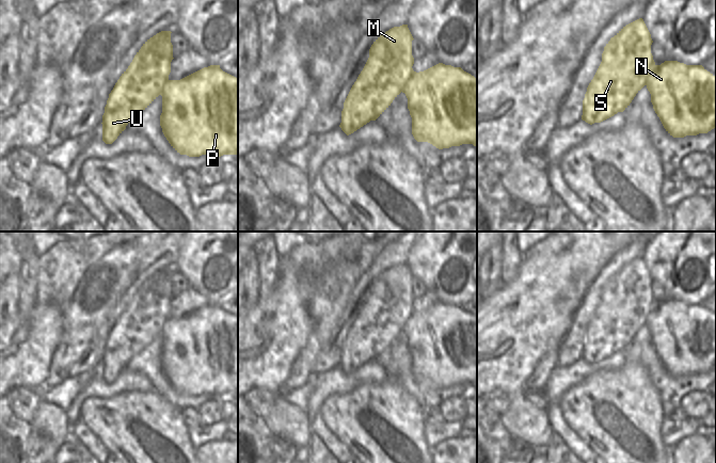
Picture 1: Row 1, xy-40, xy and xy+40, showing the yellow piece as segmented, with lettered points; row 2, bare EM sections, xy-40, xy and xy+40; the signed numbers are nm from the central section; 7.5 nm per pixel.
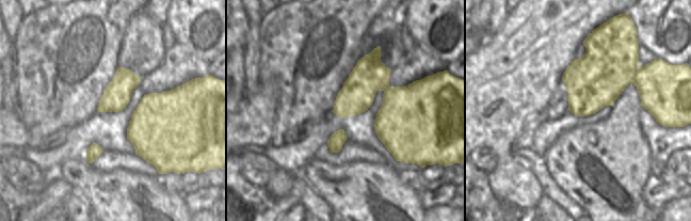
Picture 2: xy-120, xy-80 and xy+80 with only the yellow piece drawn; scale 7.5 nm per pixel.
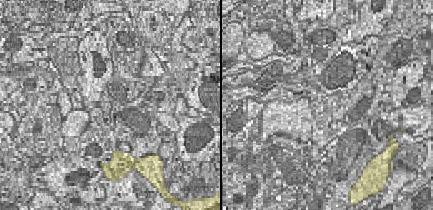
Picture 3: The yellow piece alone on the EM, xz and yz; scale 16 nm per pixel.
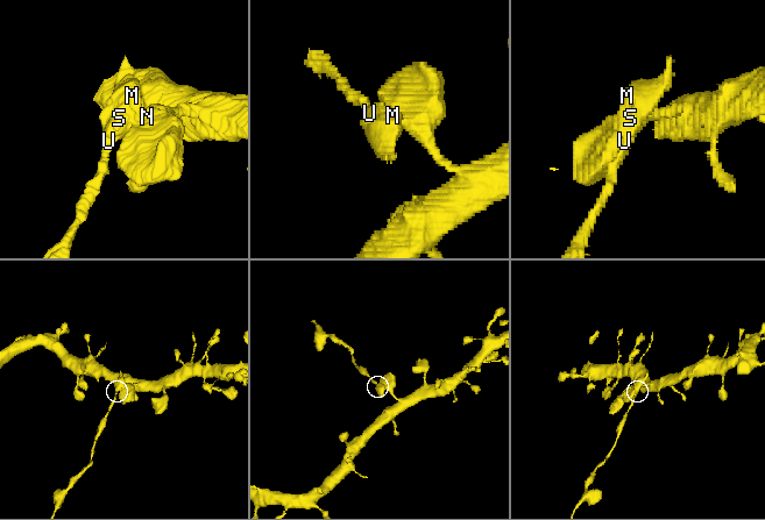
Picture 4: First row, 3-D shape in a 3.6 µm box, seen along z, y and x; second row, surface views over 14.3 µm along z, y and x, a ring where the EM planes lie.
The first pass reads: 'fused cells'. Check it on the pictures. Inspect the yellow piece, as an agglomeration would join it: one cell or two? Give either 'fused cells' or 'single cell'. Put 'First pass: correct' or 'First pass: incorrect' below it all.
fused cells
First pass: correct

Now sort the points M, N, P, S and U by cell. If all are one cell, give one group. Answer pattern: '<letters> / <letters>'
M S U / N P

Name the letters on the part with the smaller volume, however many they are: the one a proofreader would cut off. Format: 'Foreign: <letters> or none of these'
Foreign: M, S, U

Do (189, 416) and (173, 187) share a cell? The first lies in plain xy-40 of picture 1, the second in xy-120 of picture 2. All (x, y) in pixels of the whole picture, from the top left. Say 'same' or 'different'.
same

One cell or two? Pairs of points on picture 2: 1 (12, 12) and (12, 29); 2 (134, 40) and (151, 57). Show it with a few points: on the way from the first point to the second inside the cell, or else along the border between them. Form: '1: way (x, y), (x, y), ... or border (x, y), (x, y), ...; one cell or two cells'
1: way (12, 16), (12, 25); one cell
2: way (139, 44), (147, 52); one cell

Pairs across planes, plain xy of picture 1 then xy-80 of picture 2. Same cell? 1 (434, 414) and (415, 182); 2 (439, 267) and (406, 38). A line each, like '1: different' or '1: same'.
1: same
2: different

